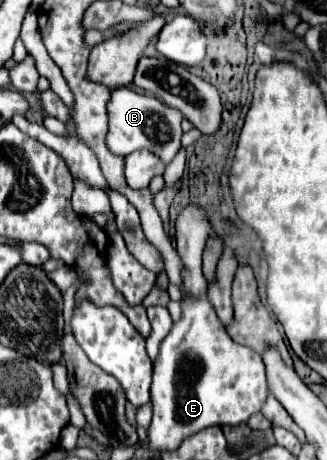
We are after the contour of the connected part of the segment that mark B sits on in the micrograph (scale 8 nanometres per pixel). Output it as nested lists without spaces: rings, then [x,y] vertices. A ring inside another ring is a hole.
[[[117,88],[111,92],[111,104],[109,104],[109,134],[107,134],[107,146],[111,152],[135,152],[139,148],[145,148],[153,152],[161,162],[167,166],[175,154],[181,150],[181,114],[173,108],[167,108],[161,100],[155,100],[153,96],[141,96],[133,92],[131,88]]]

